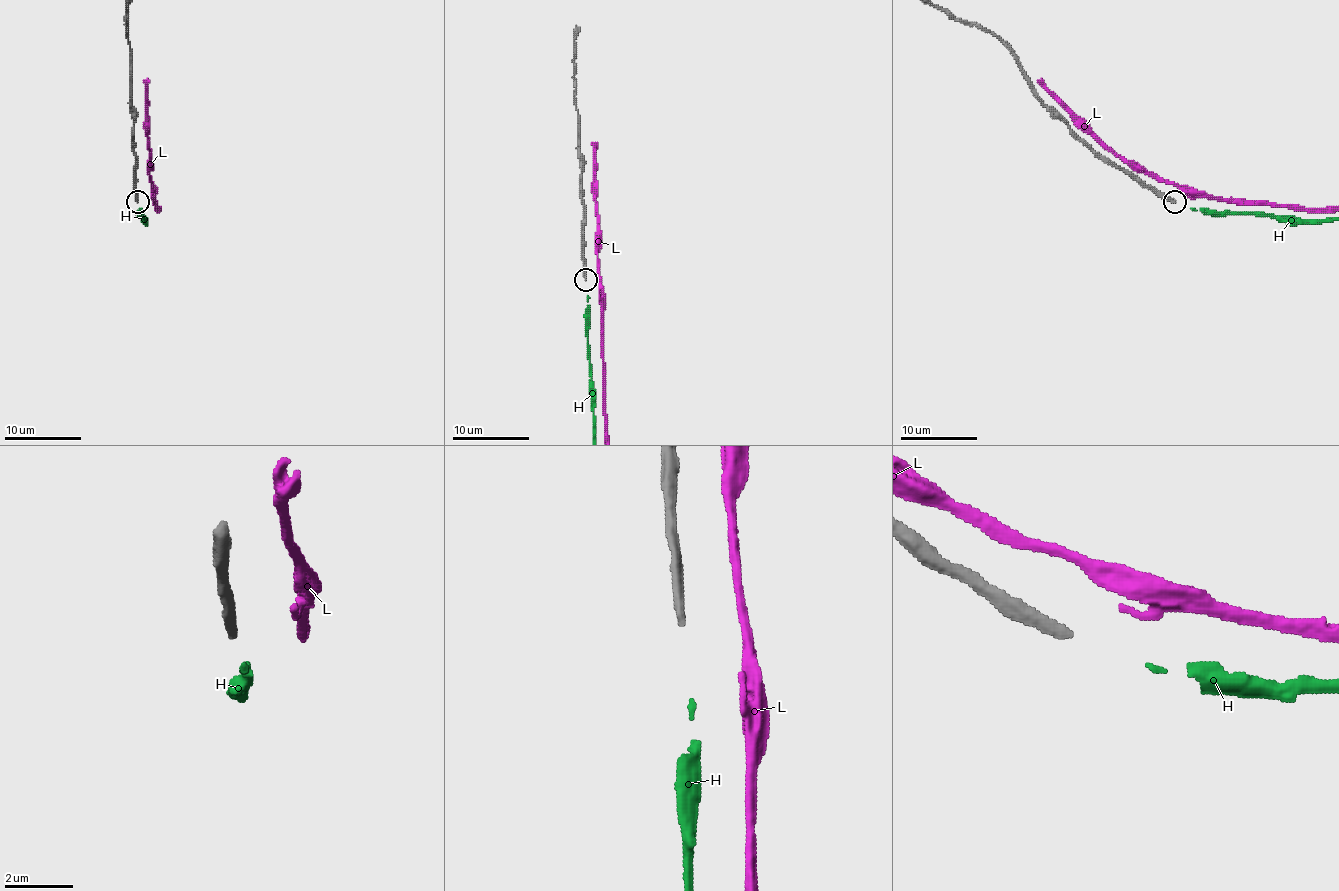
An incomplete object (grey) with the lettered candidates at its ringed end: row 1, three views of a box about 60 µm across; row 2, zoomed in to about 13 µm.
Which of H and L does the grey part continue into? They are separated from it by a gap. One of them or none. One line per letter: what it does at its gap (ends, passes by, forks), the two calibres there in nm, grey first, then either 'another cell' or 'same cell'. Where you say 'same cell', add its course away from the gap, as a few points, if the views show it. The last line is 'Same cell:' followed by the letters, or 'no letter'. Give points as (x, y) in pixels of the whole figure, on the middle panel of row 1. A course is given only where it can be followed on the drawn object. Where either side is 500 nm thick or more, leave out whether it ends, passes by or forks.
H: it ends there; 280 nm thick on the grey side, 120 nm on the other; same cell
L: it ends there; 280 nm thick on the grey side, 160 nm on the other; another cell
Same cell: H

